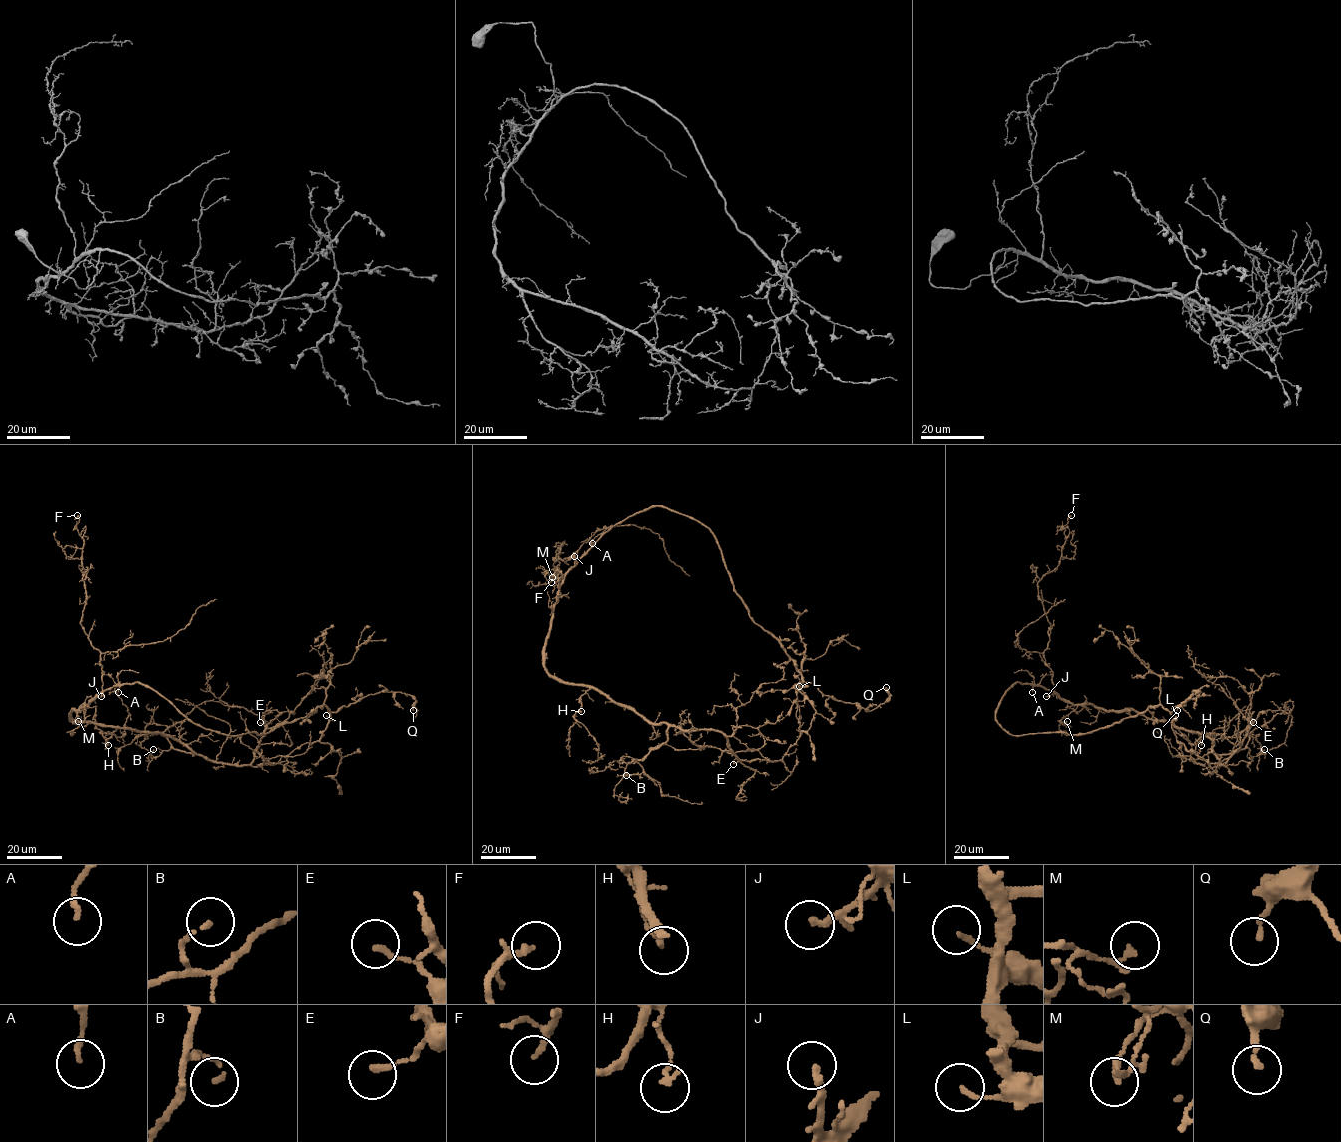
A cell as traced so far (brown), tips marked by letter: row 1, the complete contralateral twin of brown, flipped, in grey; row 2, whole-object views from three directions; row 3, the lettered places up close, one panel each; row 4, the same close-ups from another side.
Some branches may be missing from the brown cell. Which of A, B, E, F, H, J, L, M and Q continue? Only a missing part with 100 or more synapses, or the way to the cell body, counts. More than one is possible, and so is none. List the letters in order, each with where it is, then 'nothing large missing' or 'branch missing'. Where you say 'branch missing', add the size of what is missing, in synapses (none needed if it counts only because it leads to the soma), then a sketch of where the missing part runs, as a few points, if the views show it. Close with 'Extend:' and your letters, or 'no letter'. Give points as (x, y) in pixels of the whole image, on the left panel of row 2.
A: at (118, 692); nothing large missing
B: at (153, 749); nothing large missing
E: at (260, 722); nothing large missing
F: at (77, 515); nothing large missing
H: at (108, 745); nothing large missing
J: at (101, 696); branch missing; missing branch runs (101, 696), (107, 694), (117, 703), (122, 715), (119, 718), (110, 717), (109, 724), (102, 729), (71, 735)
L: at (326, 715); nothing large missing
M: at (78, 721); nothing large missing
Q: at (413, 710); nothing large missing
Extend: J

